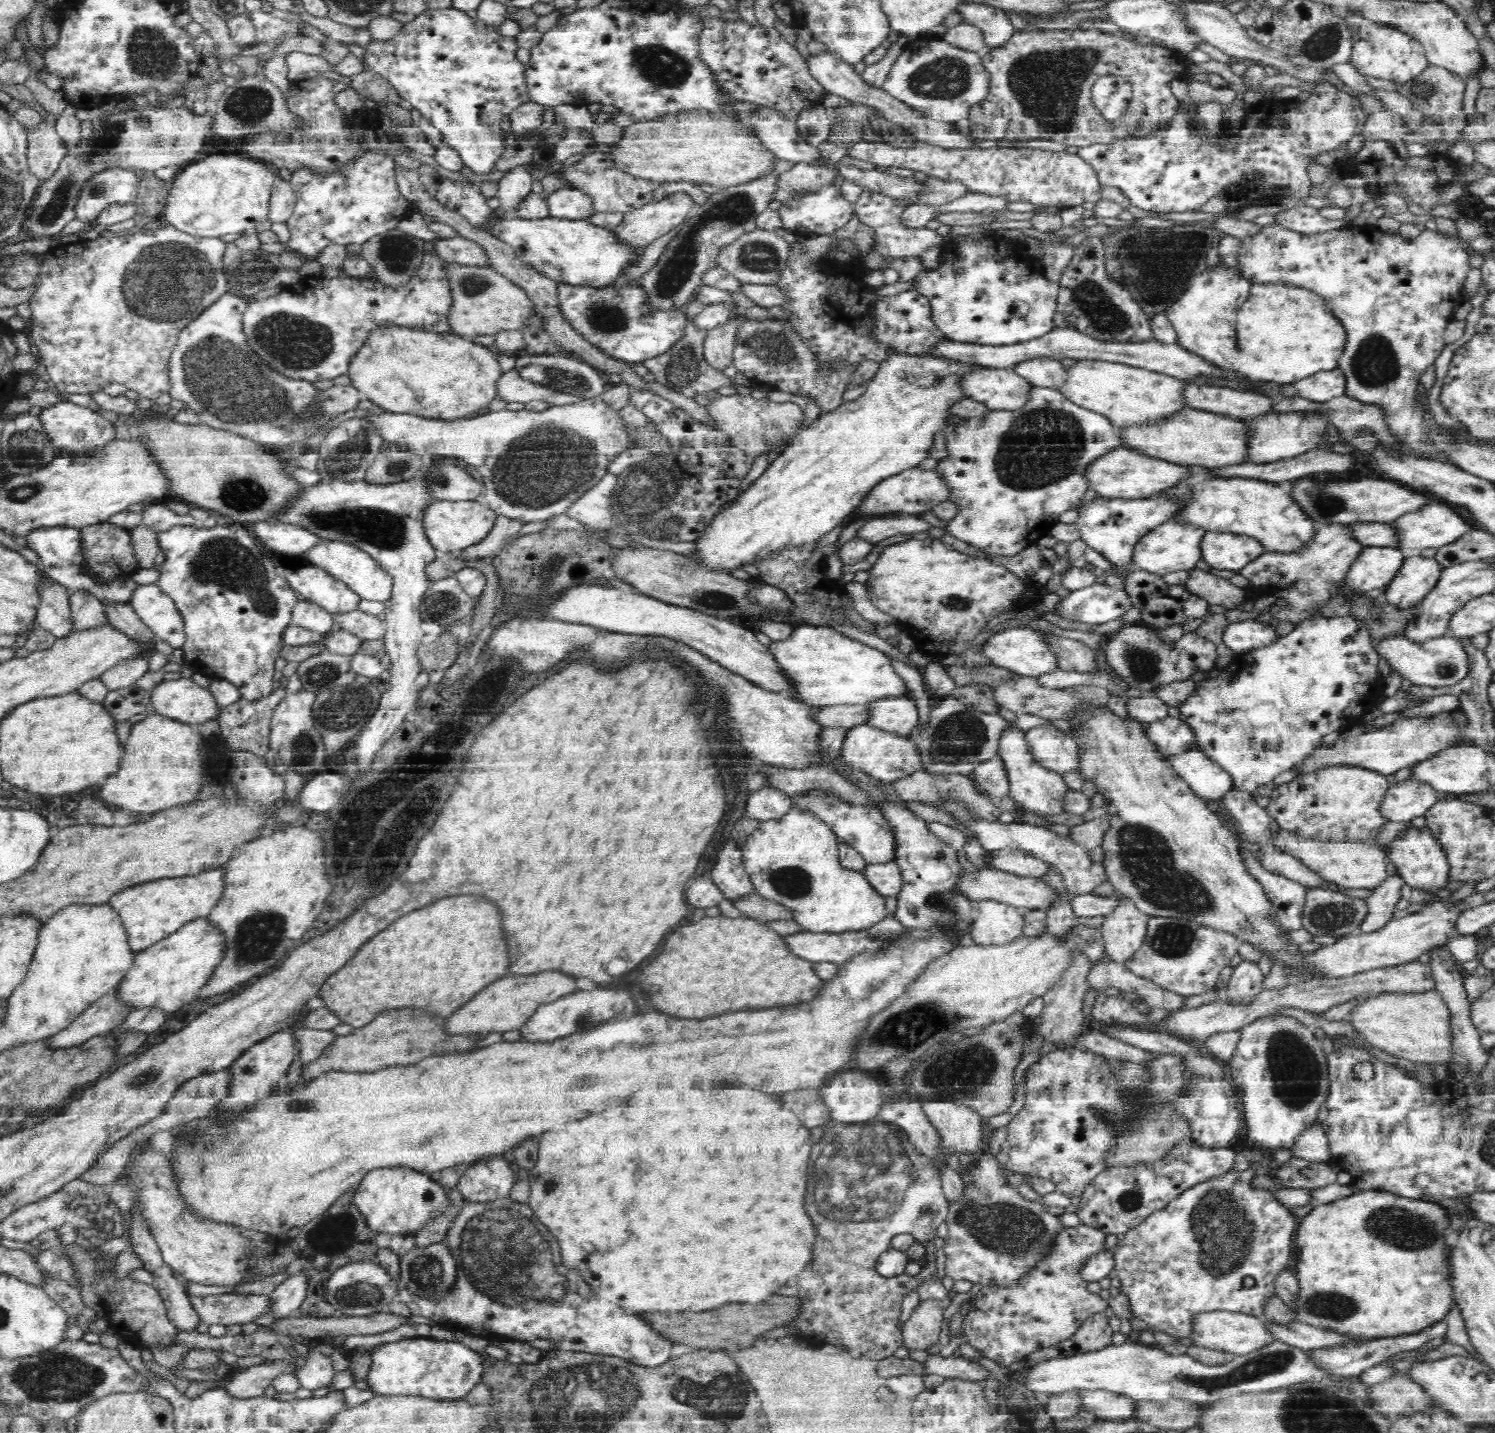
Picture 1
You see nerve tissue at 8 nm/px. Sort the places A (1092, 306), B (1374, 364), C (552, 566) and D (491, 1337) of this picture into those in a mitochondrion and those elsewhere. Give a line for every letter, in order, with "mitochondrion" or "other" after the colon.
A: mitochondrion
B: mitochondrion
C: other
D: other

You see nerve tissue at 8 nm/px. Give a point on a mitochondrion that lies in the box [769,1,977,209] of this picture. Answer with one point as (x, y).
(943, 79)

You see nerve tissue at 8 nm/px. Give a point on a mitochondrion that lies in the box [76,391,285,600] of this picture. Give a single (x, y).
(240, 495)

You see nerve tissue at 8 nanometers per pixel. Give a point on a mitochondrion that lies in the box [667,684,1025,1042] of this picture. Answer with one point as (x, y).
(962, 734)

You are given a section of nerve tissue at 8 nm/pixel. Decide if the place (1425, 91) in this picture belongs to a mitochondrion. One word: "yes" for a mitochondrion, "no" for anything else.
yes

